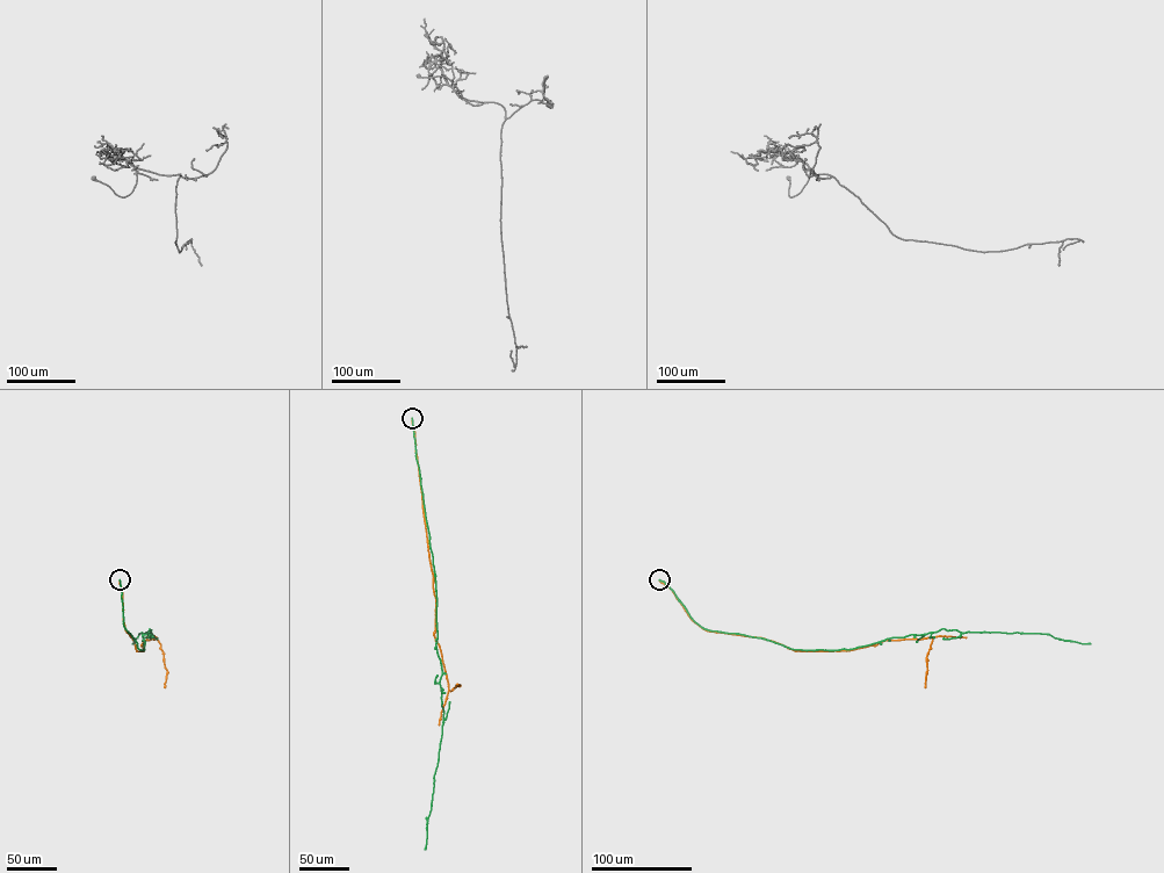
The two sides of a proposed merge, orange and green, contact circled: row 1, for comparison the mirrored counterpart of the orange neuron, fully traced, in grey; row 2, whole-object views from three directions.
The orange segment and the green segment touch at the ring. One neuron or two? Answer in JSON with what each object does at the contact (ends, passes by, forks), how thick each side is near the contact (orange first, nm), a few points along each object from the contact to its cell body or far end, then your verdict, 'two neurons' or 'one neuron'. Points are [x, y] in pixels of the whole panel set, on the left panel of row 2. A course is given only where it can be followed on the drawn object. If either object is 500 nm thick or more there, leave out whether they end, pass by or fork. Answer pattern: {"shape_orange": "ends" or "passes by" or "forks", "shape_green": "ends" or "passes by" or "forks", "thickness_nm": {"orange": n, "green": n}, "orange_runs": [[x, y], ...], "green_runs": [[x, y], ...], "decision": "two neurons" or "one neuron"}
{"shape_orange": "ends", "shape_green": "ends", "thickness_nm": {"orange": 360, "green": 440}, "orange_runs": [[120, 579], [127, 632], [138, 651], [143, 650], [145, 641], [156, 637], [167, 671], [164, 687]], "green_runs": [[120, 579], [123, 623], [141, 650], [144, 649], [143, 639], [151, 629], [139, 634], [132, 643]], "decision": "two neurons"}

